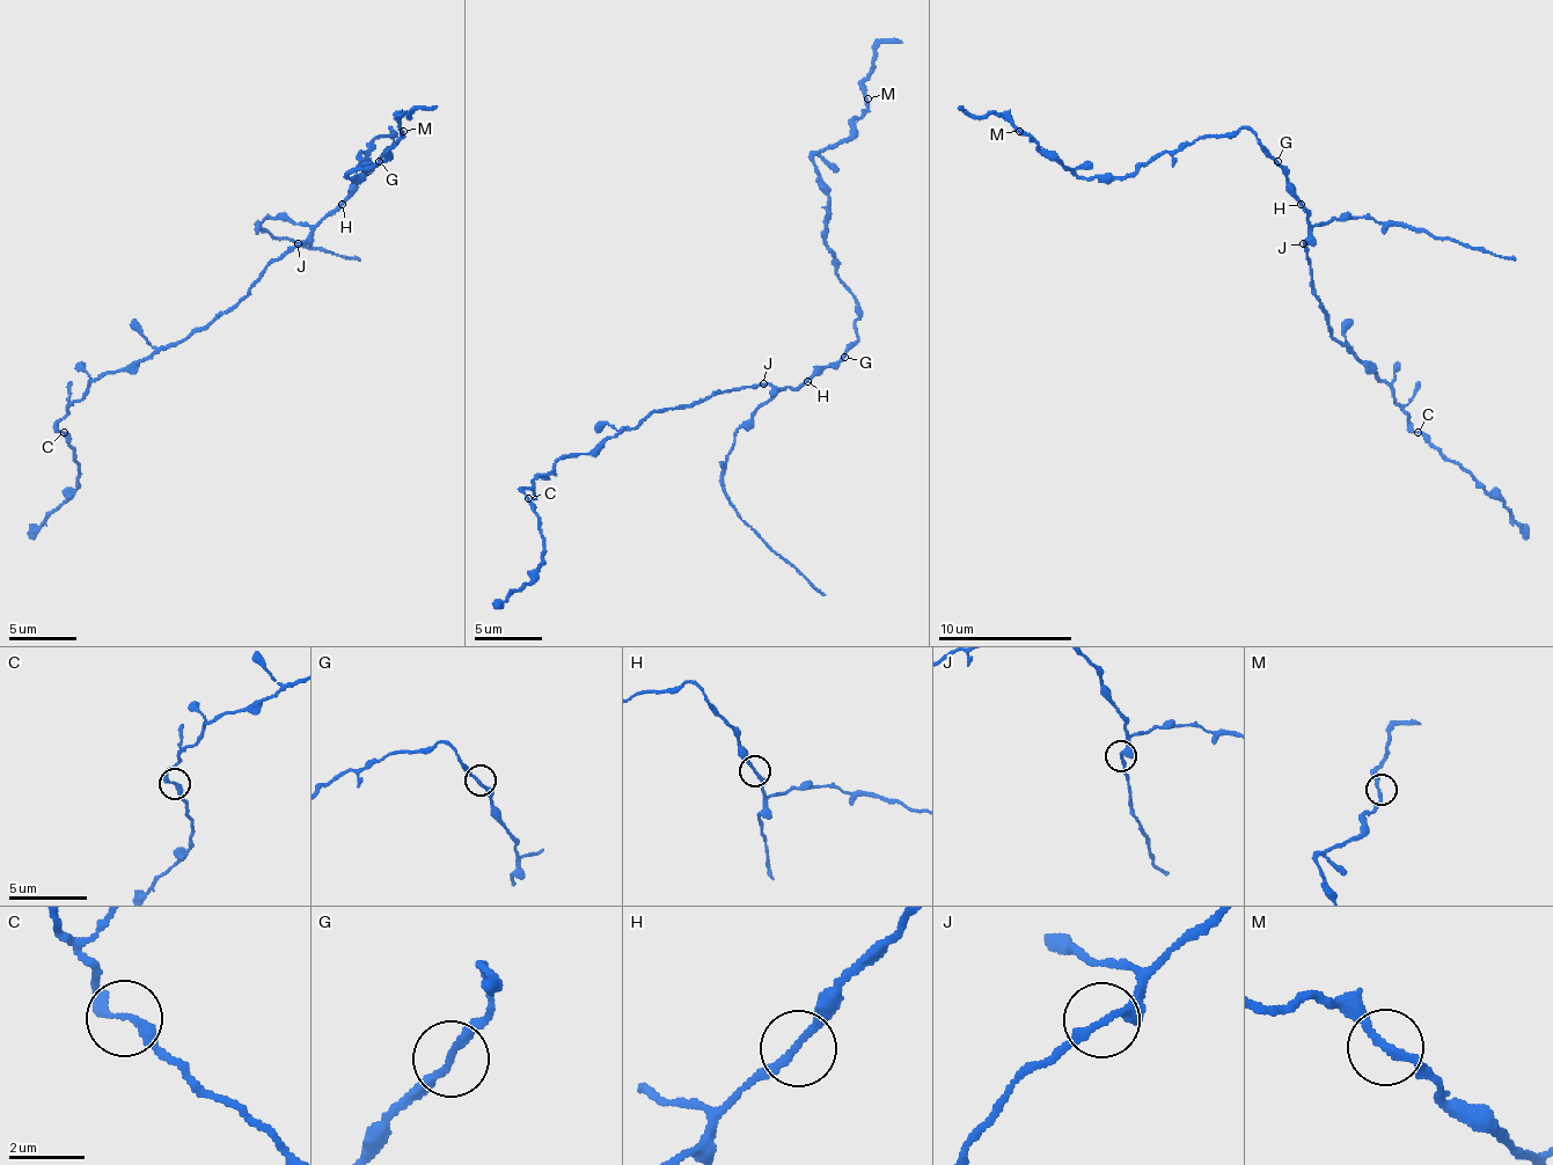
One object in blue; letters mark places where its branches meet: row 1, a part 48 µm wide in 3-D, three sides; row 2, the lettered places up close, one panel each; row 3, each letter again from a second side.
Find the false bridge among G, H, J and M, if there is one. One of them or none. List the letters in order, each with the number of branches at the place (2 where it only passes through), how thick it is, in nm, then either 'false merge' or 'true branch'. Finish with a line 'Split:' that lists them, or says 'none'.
G: branches 2; calibre 200 nm; true branch
H: branches 2; calibre 190 nm; true branch
J: branches 2; calibre 190 nm; true branch
M: branches 2; calibre 200 nm; true branch
Split: none

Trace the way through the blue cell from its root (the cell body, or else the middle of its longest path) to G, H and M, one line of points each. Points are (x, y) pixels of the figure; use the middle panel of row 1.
G: (774, 387), (800, 387), (823, 367), (834, 367), (844, 357)
H: (774, 387), (800, 387), (807, 381)
M: (774, 387), (800, 387), (857, 341), (855, 293), (823, 240), (827, 185), (814, 155), (851, 132), (867, 99)

